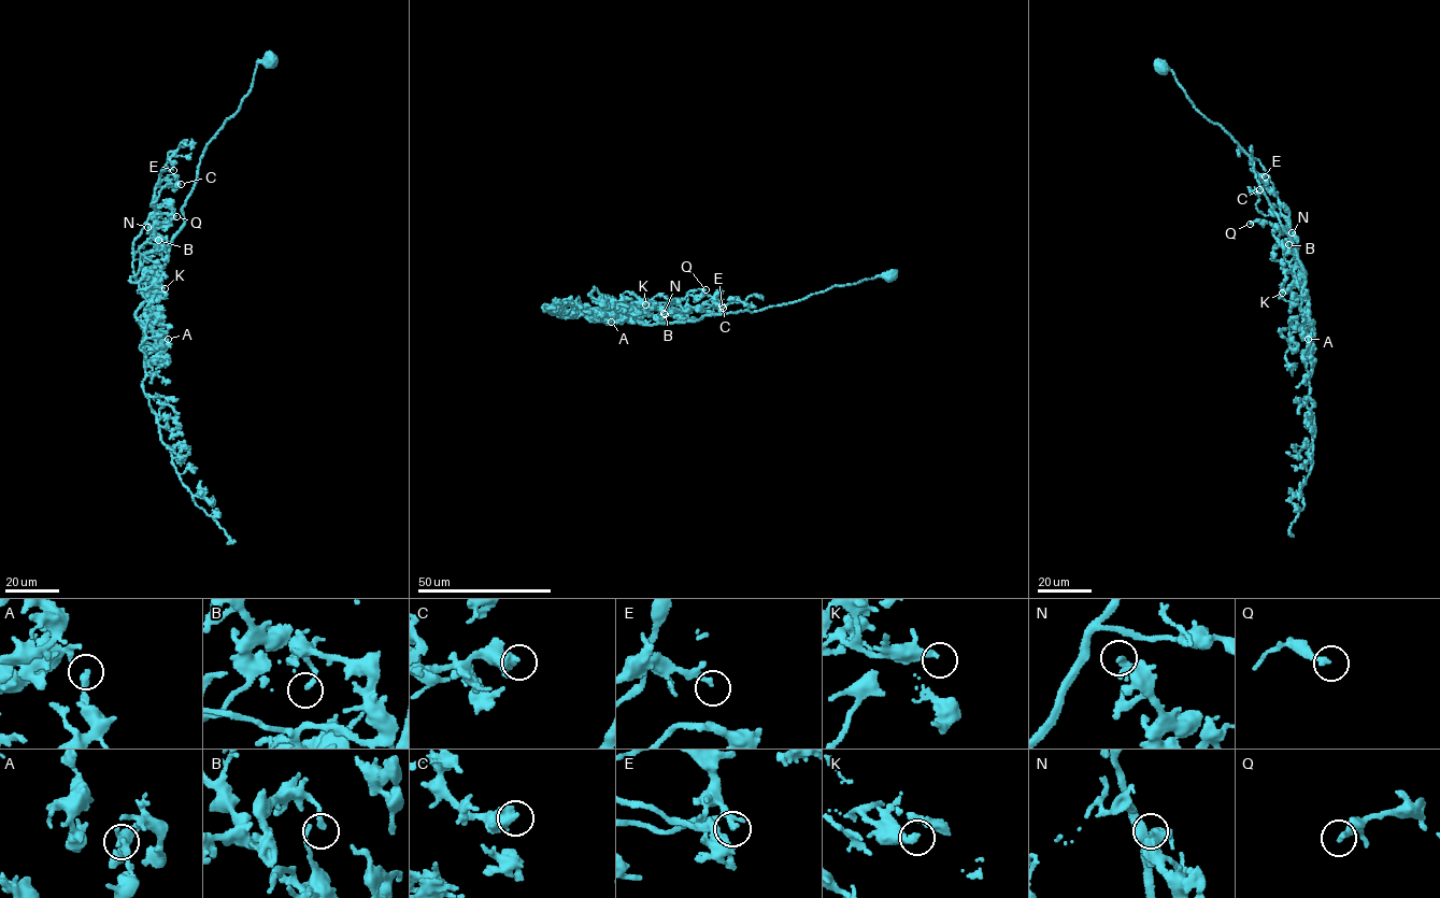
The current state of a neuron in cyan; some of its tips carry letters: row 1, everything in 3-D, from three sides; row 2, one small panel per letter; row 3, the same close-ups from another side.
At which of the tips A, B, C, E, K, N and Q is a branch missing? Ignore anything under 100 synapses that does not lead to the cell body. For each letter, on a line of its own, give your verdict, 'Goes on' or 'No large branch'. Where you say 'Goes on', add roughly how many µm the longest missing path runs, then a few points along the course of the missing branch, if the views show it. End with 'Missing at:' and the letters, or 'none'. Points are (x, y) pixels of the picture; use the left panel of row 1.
A: No large branch
B: No large branch
C: No large branch
E: No large branch
K: No large branch
N: No large branch
Q: No large branch
Missing at: none

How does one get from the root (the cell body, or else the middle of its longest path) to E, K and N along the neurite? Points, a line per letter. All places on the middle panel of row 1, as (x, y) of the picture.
E: (890, 274), (694, 321), (641, 324), (623, 310), (643, 304), (680, 313), (714, 298), (723, 308)
K: (890, 274), (835, 285), (792, 303), (672, 324), (644, 324), (623, 294), (628, 291), (645, 304)
N: (890, 274), (835, 285), (792, 303), (694, 321), (641, 324), (623, 310), (637, 308), (659, 318), (664, 313)

